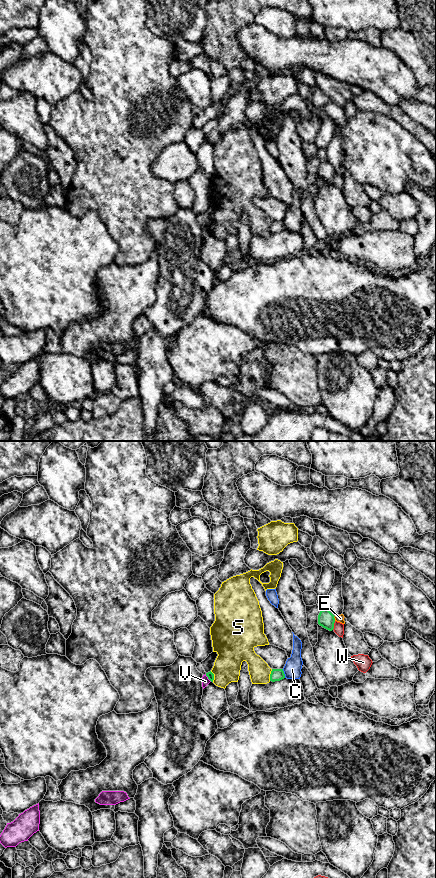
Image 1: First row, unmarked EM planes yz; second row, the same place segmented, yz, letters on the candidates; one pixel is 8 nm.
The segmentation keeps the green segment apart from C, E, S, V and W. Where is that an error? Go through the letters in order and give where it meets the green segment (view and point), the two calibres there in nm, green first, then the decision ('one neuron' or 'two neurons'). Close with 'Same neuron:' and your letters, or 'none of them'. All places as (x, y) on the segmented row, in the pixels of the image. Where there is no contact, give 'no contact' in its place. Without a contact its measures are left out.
C: meets green in yz at (283, 673); 100 nm thick on the green side, 140 nm on the other; two neurons
E: meets green in yz at (334, 618); 130 nm thick on the green side, 60 nm on the other; two neurons
S: meets green in yz at (270, 675); 100 nm thick on the green side, 170 nm on the other; two neurons
V: meets green in yz at (208, 678); 60 nm thick on the green side, 60 nm on the other; two neurons
W: meets green in yz at (333, 625); 130 nm thick on the green side, 80 nm on the other; two neurons
Same neuron: none of them

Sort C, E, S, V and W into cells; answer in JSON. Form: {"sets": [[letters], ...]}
{"sets": [["C"], ["E"], ["S"], ["V"], ["W"]]}

